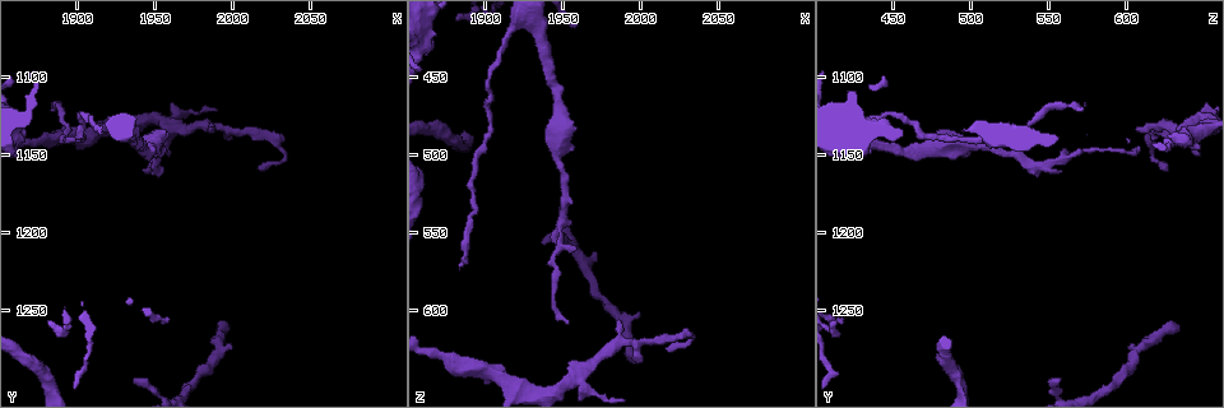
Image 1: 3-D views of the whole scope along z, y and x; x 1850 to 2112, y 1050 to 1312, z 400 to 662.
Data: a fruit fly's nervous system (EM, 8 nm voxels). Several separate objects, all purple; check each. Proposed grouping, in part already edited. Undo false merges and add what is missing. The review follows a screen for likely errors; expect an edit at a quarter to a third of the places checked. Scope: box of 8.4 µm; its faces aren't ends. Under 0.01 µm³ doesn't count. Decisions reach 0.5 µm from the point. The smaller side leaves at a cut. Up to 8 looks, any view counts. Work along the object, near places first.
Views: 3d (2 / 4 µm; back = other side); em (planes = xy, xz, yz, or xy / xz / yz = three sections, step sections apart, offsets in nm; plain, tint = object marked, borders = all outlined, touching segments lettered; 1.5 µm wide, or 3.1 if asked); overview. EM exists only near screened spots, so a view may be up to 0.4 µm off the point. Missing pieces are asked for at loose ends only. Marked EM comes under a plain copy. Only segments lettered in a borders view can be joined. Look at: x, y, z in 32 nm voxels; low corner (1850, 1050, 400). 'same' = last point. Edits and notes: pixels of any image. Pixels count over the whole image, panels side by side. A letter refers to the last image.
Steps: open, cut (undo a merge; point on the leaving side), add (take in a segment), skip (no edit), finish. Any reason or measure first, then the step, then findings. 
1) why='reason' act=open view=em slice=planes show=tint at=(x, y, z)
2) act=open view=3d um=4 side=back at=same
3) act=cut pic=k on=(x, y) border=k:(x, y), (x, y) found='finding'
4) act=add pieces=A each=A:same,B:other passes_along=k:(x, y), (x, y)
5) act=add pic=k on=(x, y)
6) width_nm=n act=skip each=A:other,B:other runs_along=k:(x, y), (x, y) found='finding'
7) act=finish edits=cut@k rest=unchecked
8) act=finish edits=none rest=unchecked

why='abrupt turn' act=open view=em slice=xy step=4 show=borders at=(2024, 1138, 616)

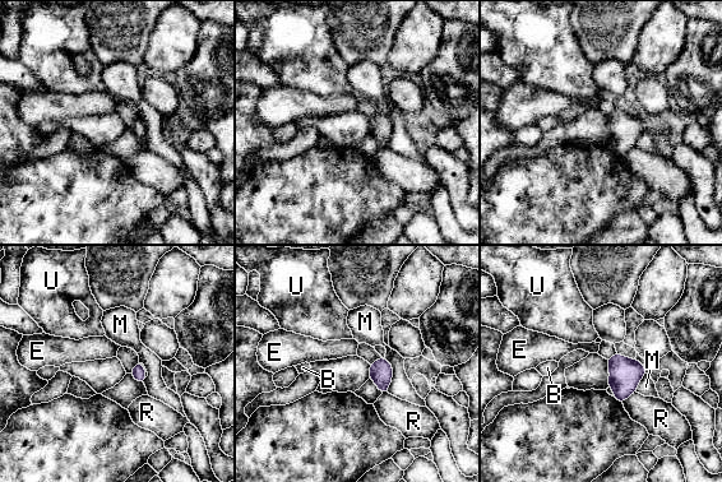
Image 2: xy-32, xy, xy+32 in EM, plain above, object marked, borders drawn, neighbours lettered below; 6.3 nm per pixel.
act=skip each=B:other,E:other,M:other,R:other,U:other border=2:(635, 392), (623, 403) found='one neuron here'

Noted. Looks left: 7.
why='thick turns thin' act=open view=em slice=planes show=borders at=(1948, 1144, 498)

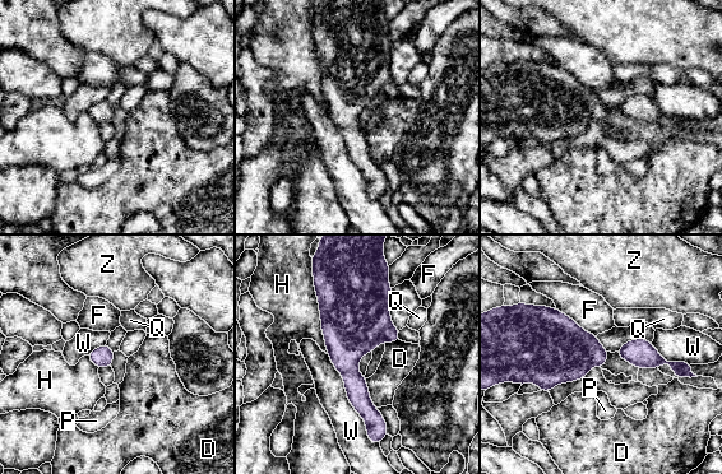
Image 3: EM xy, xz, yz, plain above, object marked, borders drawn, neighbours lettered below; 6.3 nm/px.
longest_contact=W:550nm act=skip each=D:other,F:other,H:other,P:other,Q:other,W:other,Z:other border=3:(555, 308), (596, 335) found='all the same neuron'

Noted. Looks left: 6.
act=open view=3d um=4 at=(1884, 1118, 574)

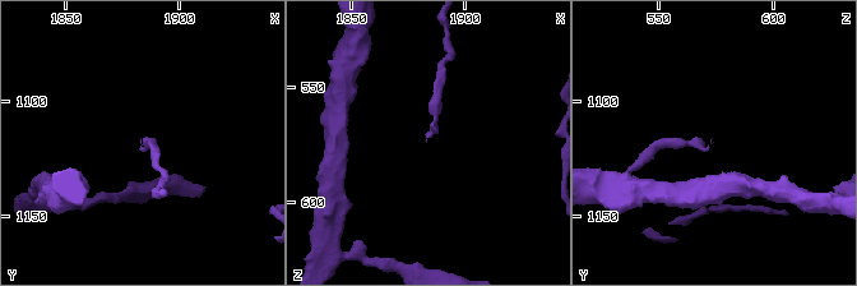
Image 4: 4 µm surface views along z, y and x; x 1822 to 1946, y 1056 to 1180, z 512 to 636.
why='shape alone is not enough' act=open view=em slice=planes show=borders at=same

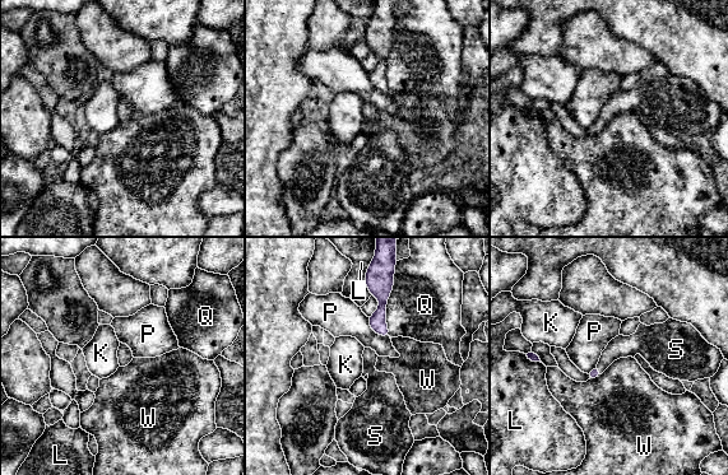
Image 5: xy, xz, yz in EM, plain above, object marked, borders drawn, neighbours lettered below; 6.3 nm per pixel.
width_nm=70 act=add pieces=S each=K:other,L:other,P:other,Q:other,S:same,W:other passes_along=5:(594, 373), (598, 369), (621, 347) found='it goes on there'

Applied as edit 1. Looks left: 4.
act=finish edits=add@5 rest=unchecked

